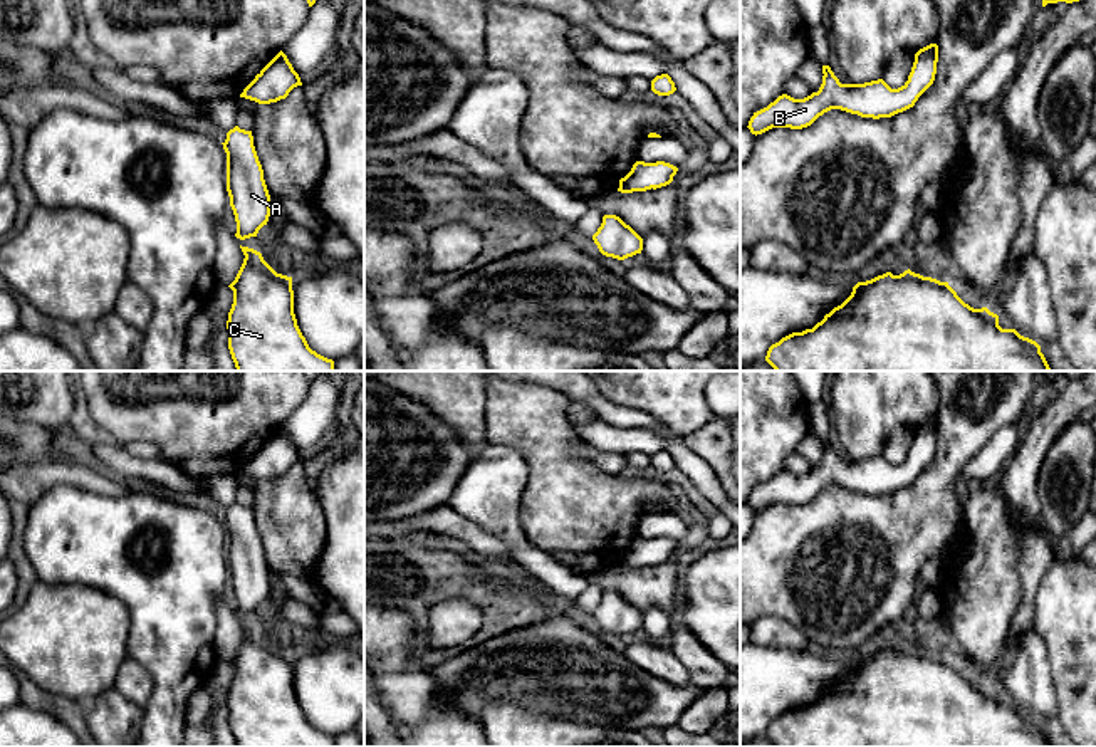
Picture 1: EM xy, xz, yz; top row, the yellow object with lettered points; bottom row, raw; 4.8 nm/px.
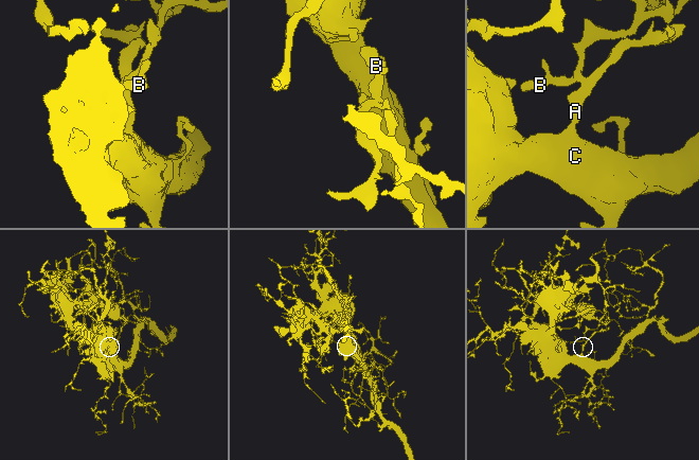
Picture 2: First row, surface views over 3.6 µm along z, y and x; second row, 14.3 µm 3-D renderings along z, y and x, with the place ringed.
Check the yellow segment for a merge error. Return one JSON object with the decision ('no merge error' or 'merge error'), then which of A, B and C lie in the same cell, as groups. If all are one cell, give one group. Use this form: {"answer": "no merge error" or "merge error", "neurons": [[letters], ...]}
{"answer": "merge error", "neurons": [["A", "C"], ["B"]]}

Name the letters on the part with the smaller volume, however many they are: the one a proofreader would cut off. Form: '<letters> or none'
B

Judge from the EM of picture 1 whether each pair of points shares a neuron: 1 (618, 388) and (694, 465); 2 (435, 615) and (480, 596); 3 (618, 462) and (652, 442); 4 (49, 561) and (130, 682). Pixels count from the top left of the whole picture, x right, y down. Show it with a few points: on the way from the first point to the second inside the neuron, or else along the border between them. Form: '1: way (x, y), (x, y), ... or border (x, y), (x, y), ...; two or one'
1: border (601, 393), (616, 403), (648, 412), (670, 432); two
2: border (430, 606), (469, 600), (480, 613), (480, 628); two
3: border (586, 440), (600, 450), (623, 454); two
4: border (128, 655), (150, 673), (153, 680), (151, 689); two

